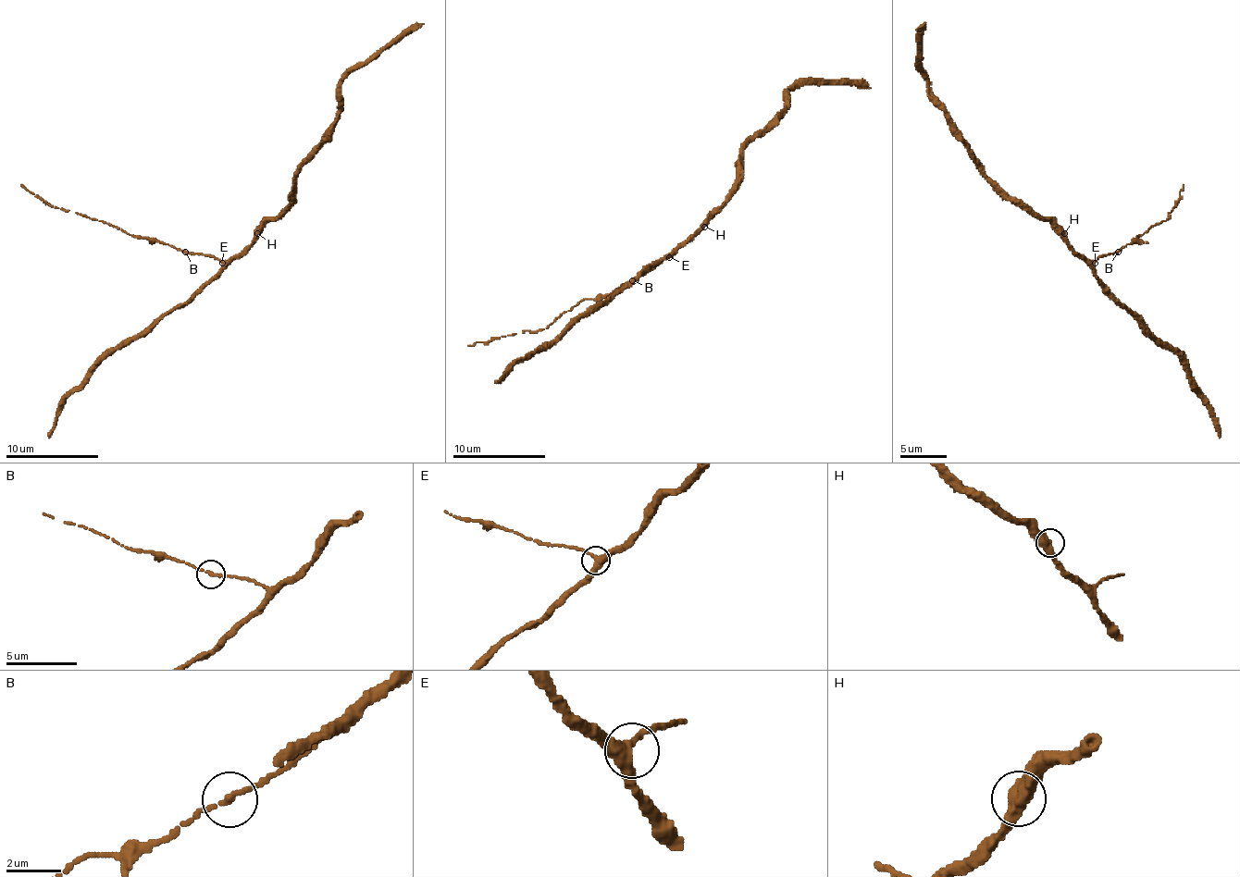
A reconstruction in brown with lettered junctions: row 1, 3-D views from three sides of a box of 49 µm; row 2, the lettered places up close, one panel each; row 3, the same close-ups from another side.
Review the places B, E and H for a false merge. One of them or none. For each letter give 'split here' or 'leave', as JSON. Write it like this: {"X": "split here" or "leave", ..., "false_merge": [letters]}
{"B": "leave", "E": "leave", "H": "leave", "false_merge": []}

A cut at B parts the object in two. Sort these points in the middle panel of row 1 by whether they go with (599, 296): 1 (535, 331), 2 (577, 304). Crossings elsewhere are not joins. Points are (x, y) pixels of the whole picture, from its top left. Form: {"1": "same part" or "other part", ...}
{"1": "same part", "2": "same part"}

